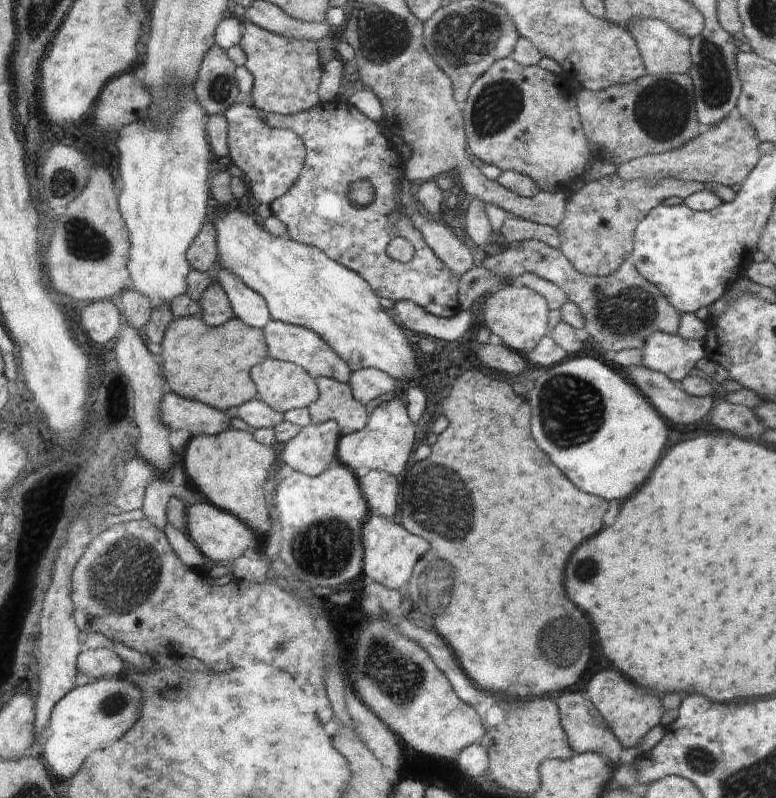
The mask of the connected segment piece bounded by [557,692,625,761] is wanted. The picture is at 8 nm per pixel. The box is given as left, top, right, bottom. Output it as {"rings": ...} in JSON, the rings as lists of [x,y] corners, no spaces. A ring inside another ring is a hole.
{"rings":[[[565,692],[559,695],[558,712],[561,714],[561,723],[566,734],[569,734],[570,746],[574,752],[578,753],[596,753],[610,758],[612,761],[618,761],[622,750],[625,748],[610,728],[604,722],[604,718],[600,716],[598,709],[592,704],[592,701],[583,698],[578,692]]]}

